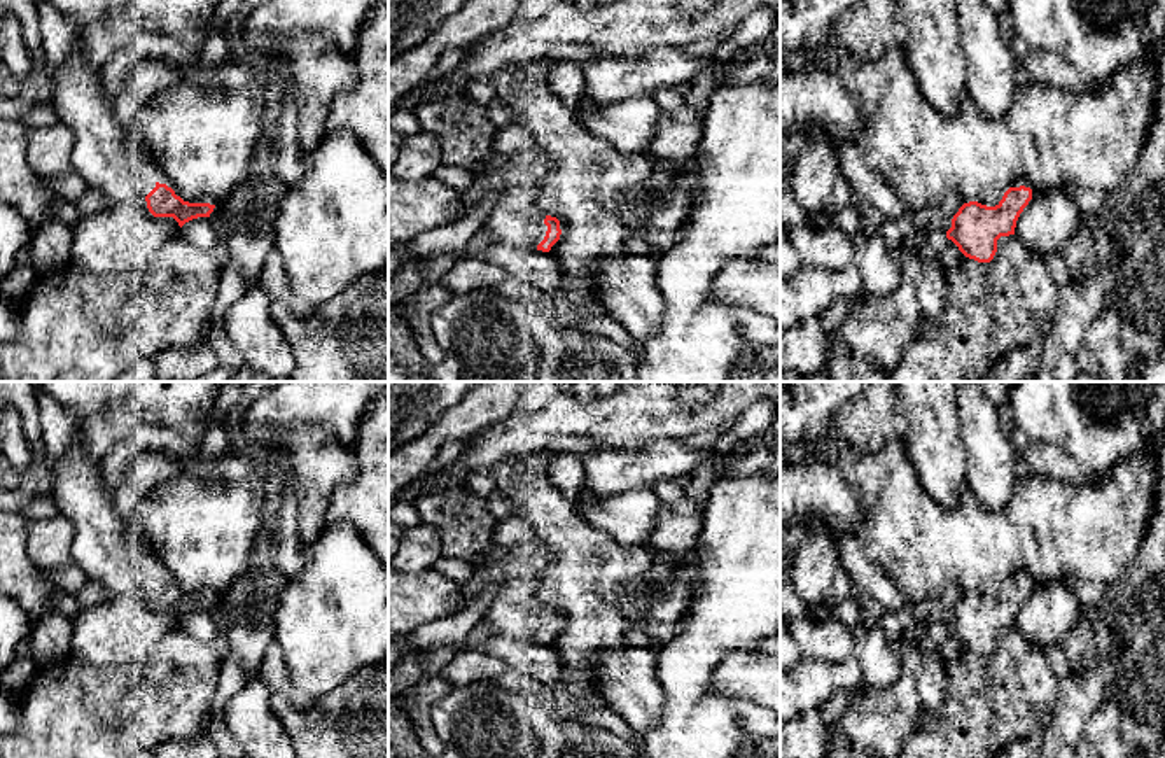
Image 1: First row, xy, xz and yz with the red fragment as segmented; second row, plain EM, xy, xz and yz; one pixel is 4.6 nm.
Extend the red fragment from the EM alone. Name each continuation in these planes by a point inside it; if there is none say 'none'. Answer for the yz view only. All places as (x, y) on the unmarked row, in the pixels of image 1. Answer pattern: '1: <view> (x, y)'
none

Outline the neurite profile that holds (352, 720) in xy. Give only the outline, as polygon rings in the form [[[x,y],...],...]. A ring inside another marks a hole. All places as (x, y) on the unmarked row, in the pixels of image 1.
[[[388,665],[364,667],[315,702],[299,709],[283,691],[269,693],[269,705],[292,740],[296,758],[388,758]]]

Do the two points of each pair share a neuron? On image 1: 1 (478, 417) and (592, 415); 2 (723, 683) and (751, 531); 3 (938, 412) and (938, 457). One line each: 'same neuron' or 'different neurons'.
1: different neurons
2: different neurons
3: same neuron

